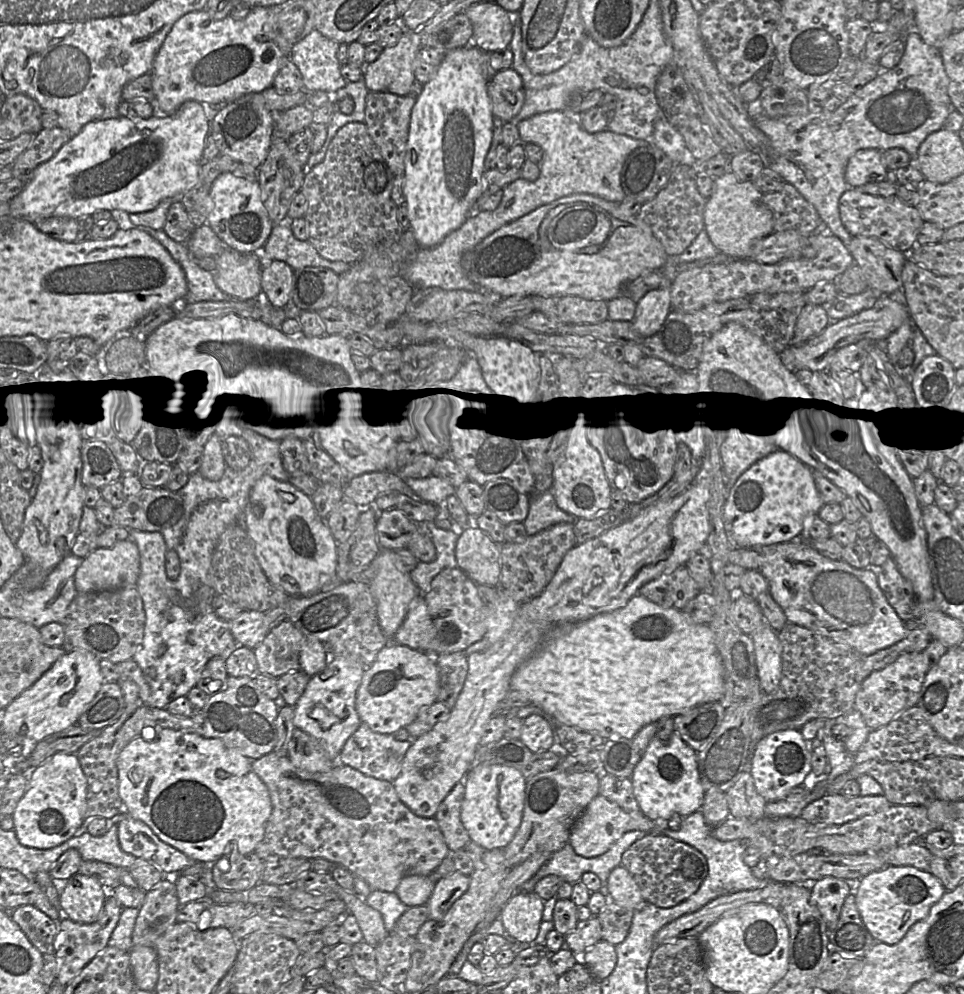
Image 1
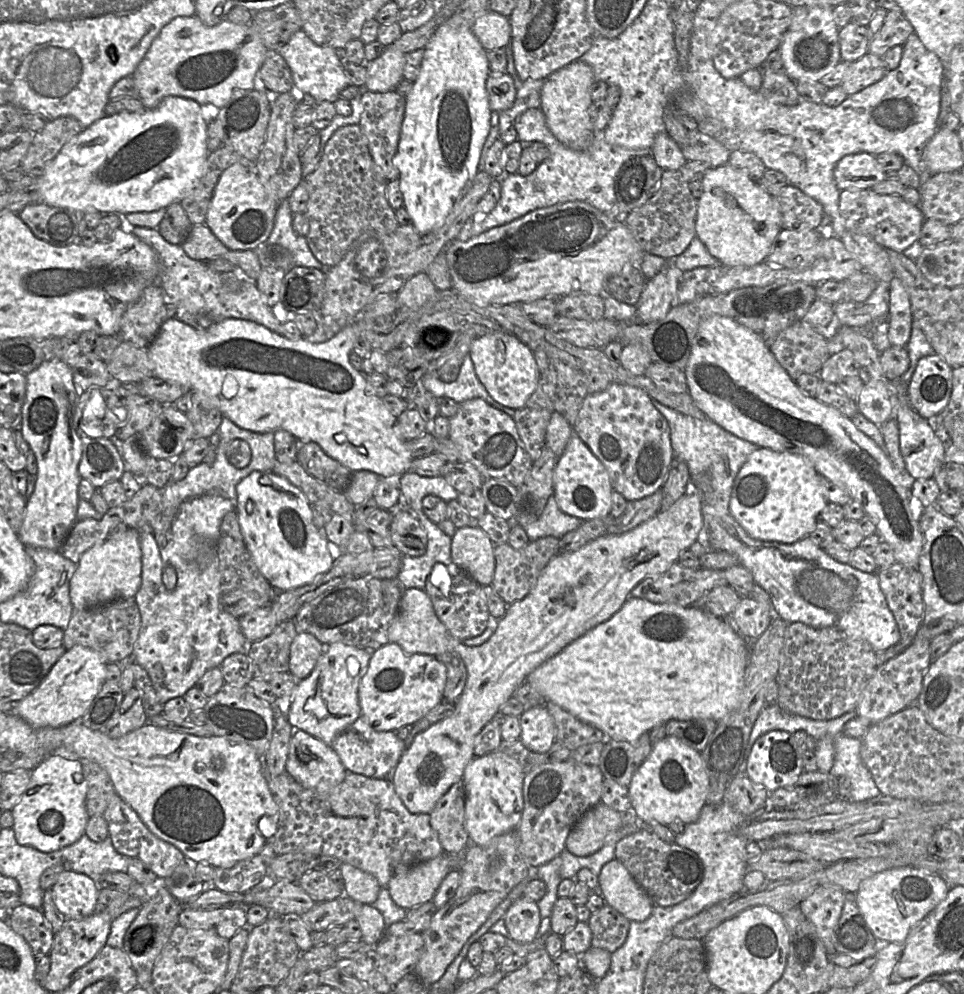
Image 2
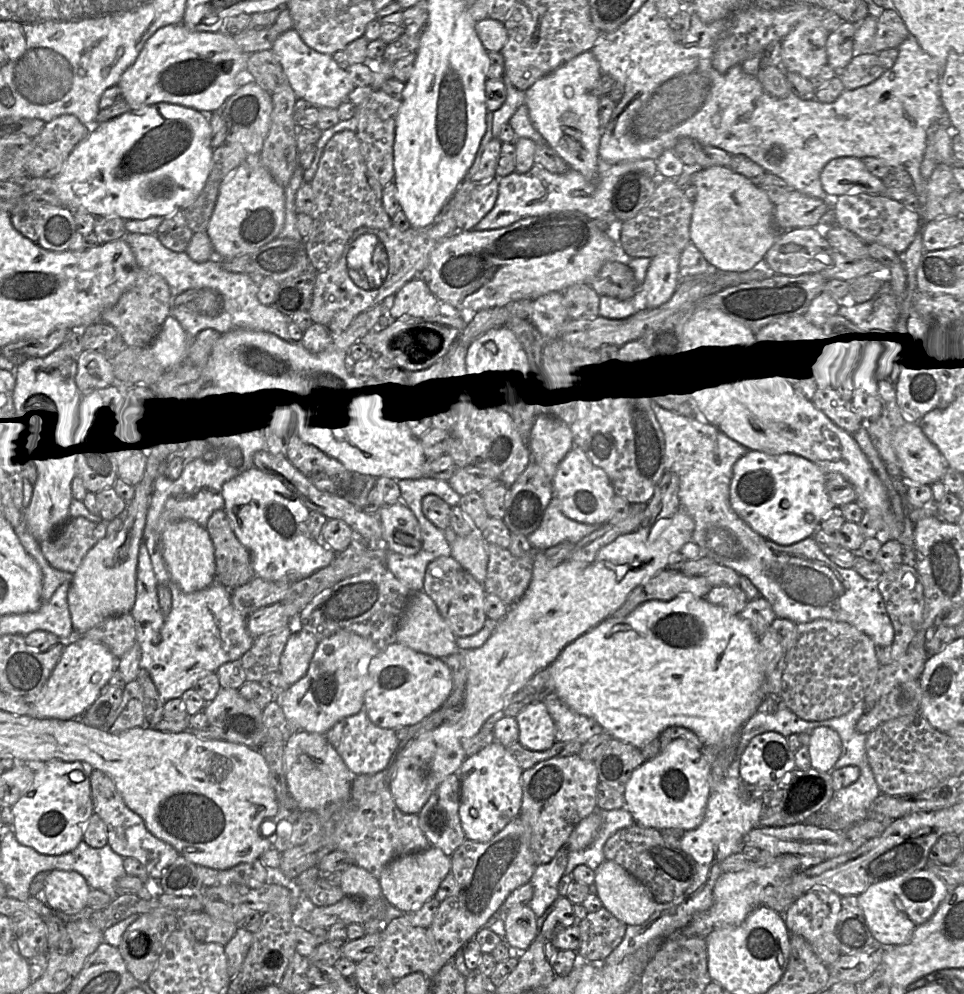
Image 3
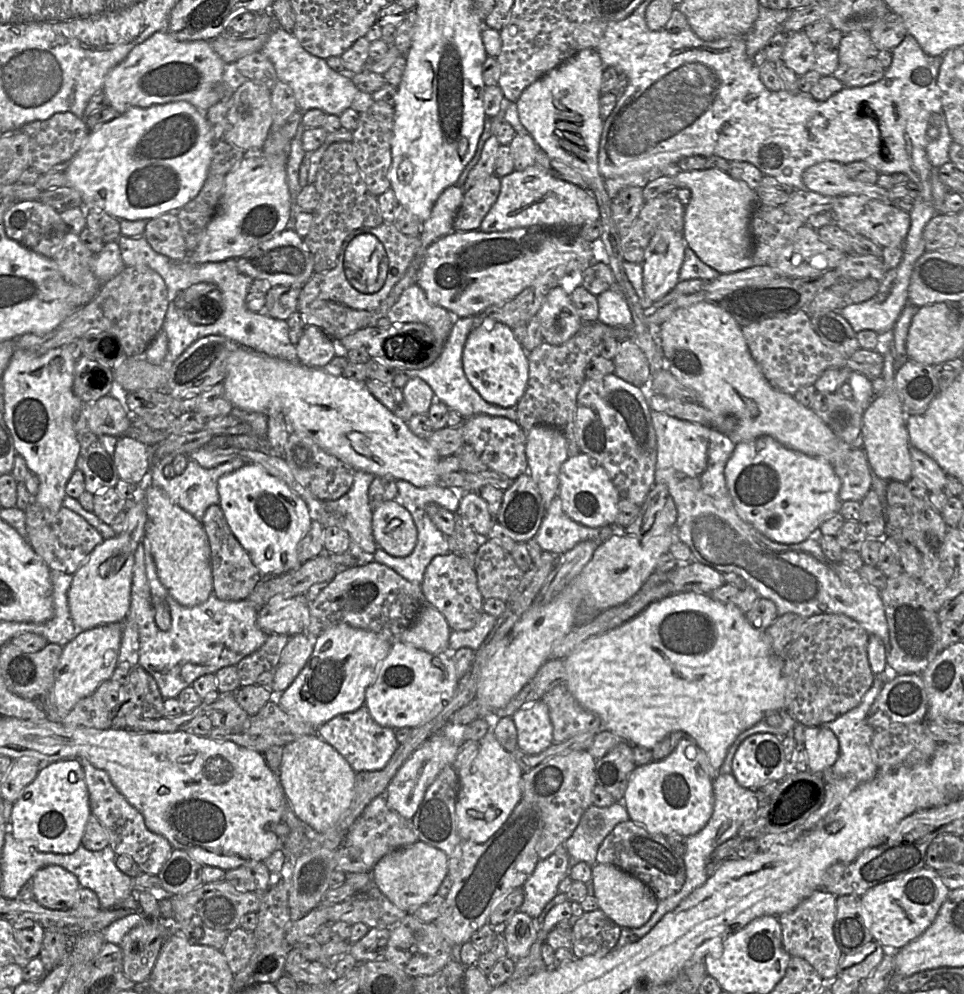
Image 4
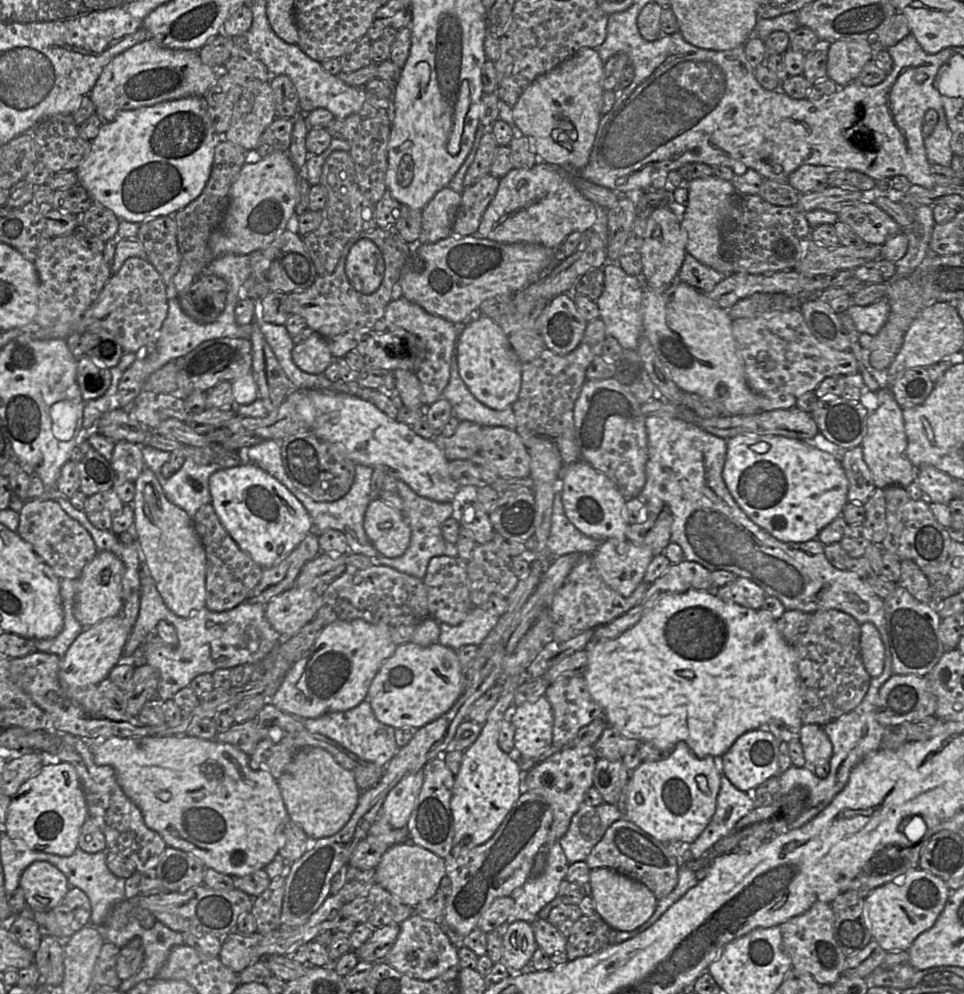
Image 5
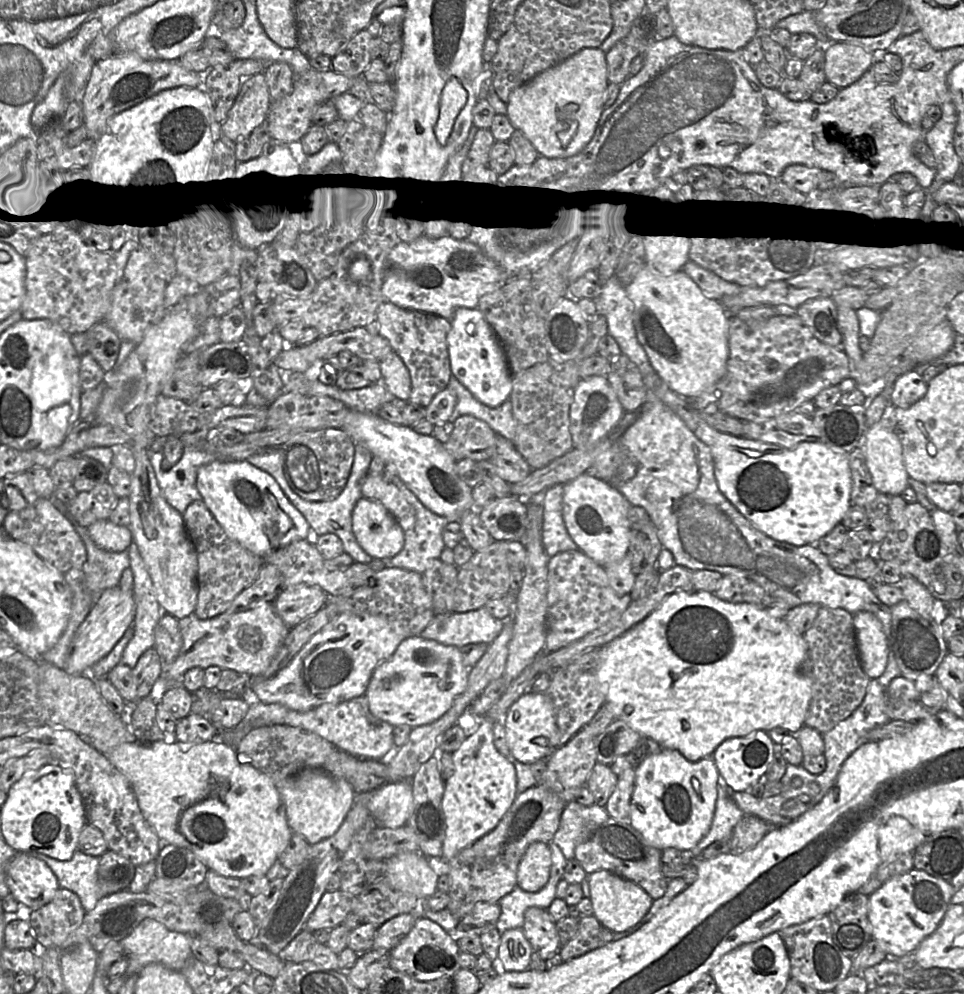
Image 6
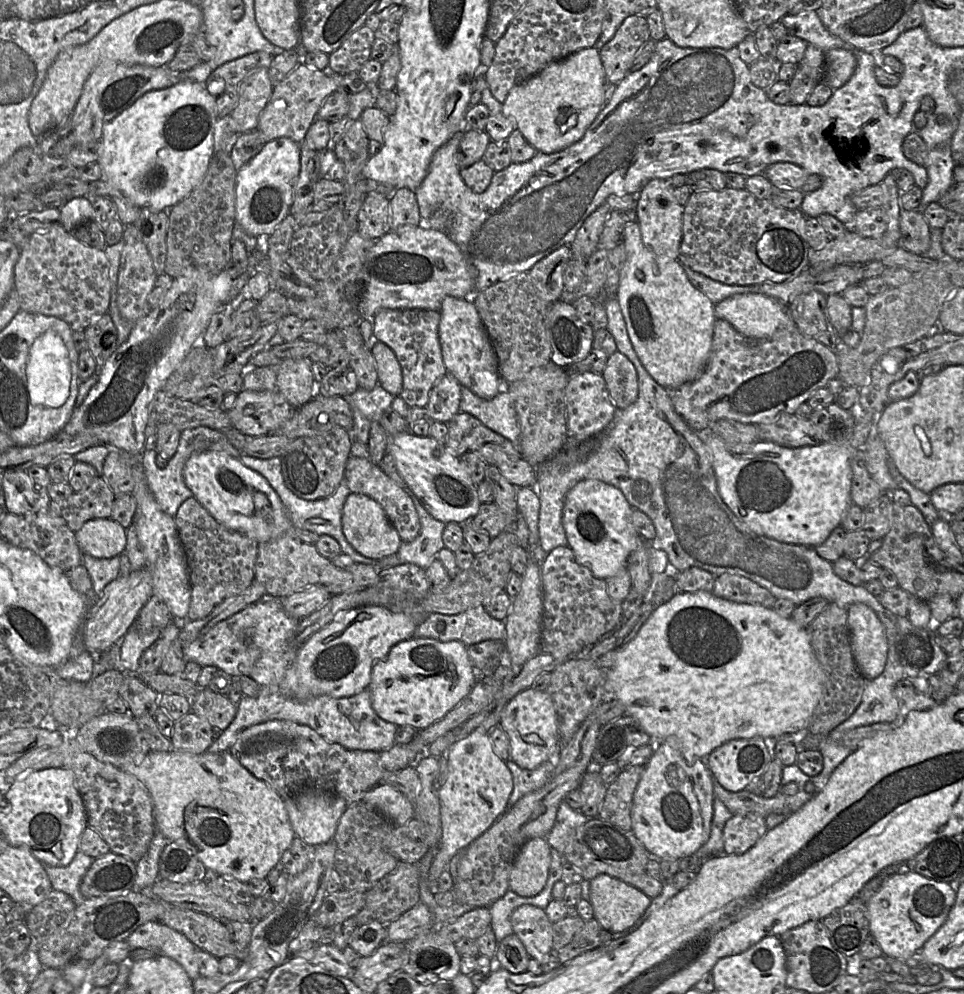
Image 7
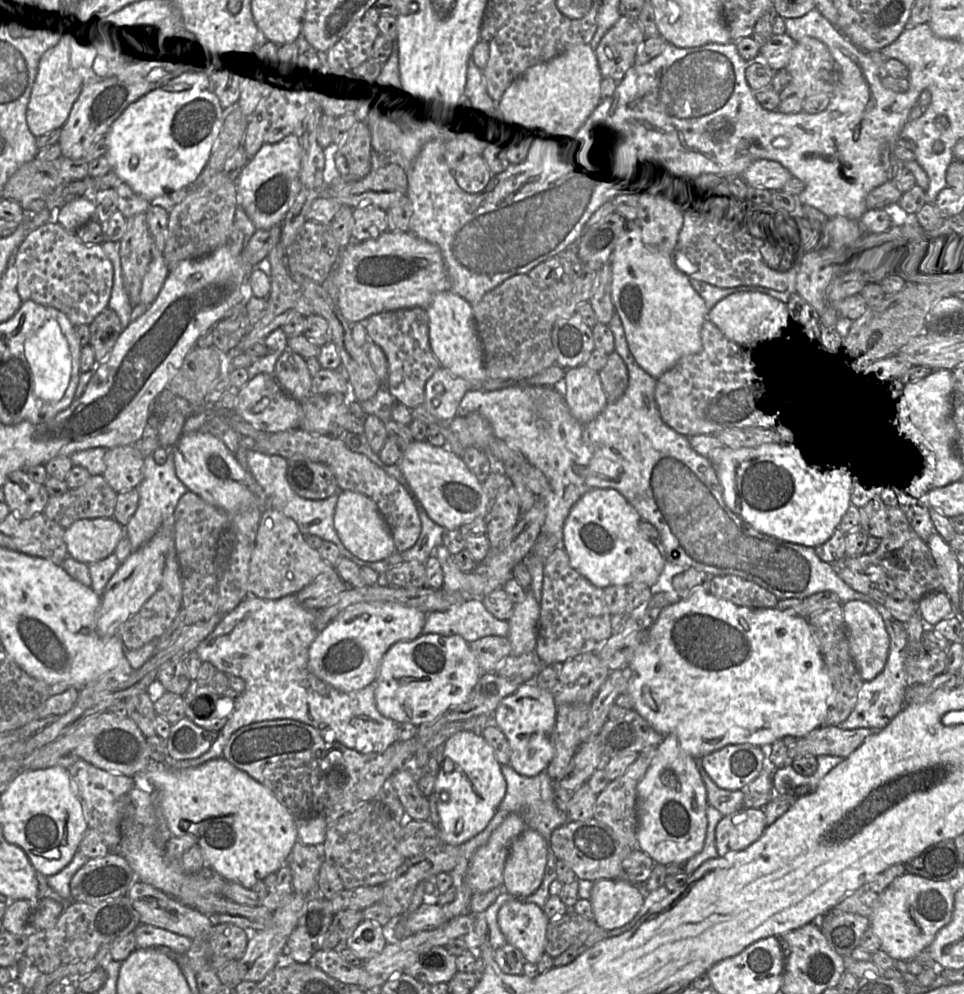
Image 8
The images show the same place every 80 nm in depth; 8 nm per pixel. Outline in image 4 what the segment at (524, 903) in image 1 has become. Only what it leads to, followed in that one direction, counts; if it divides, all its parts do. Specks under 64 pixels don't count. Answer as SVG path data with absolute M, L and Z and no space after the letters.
M517 911L506 922L505 938L507 957L514 960L525 957L537 938L539 927L535 919Z

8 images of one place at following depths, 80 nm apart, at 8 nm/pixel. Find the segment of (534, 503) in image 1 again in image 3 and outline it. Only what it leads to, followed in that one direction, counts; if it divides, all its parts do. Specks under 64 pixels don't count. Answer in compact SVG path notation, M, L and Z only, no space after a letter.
M554 495L545 509L542 522L527 537L533 549L545 550L563 541L577 543L601 526L568 518L562 512L559 498Z

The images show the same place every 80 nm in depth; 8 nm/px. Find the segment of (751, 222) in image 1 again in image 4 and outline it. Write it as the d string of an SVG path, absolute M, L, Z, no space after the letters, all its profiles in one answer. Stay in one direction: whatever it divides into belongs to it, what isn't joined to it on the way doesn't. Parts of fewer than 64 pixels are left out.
M716 168L680 172L676 179L678 188L686 187L691 191L684 214L683 235L686 245L703 263L720 274L752 267L750 220L758 204L756 190L743 181L733 179L728 172Z

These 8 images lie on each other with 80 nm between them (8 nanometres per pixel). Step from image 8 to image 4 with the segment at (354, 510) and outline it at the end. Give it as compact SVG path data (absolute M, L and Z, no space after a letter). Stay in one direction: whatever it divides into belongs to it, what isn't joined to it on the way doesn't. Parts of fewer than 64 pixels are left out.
M395 500L383 501L372 512L372 533L377 548L395 557L412 553L417 528L409 511Z

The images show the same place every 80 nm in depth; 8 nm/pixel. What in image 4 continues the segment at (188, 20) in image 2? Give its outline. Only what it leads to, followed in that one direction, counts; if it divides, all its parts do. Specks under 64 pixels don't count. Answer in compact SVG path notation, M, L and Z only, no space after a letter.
M157 31L136 45L107 73L102 91L107 100L107 106L113 108L118 115L130 108L146 108L177 101L185 101L199 110L207 110L219 100L230 98L229 90L223 84L225 67L226 63L216 54L208 41L178 41L166 31Z

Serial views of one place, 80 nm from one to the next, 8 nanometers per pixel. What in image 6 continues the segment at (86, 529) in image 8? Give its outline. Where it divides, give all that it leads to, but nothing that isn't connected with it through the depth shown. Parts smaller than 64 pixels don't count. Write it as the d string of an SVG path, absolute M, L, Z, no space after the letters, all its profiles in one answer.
M109 519L99 520L87 527L87 530L94 544L105 551L127 551L132 542L129 528L116 525Z

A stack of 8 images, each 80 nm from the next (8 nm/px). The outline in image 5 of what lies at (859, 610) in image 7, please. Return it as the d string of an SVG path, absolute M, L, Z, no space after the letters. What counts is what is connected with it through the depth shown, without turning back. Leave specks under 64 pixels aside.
M871 622L861 625L861 658L871 678L879 676L884 669L885 648L880 632Z

